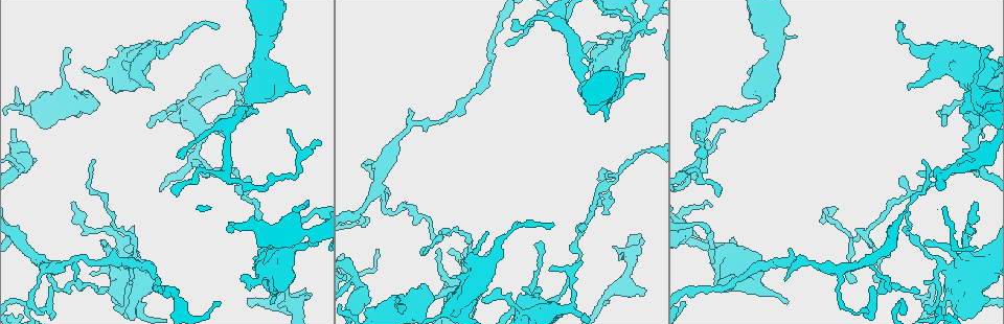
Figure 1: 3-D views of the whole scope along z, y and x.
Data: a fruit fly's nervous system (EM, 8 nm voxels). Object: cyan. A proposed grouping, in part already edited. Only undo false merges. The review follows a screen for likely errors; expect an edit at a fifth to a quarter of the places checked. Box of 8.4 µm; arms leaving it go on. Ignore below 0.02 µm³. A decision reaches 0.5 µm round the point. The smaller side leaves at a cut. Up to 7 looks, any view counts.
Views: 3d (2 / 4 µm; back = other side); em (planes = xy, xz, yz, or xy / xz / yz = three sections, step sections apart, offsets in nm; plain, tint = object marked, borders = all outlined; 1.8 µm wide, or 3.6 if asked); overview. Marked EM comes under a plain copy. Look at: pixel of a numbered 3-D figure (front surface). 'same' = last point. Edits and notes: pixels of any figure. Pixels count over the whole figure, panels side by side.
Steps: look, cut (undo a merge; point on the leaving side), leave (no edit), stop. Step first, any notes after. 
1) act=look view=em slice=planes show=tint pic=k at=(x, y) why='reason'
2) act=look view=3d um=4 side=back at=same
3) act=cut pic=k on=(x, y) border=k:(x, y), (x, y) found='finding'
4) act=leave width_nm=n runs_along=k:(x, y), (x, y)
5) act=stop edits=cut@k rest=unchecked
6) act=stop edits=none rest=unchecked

act=look view=3d um=4 pic=1 at=(56, 286) why='sharp bend'

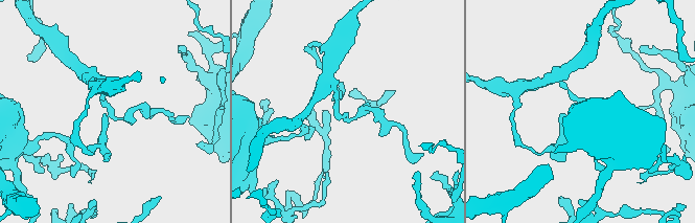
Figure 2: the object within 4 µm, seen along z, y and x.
act=look view=em slice=xy step=8 show=tint pic=2 at=(345, 117)

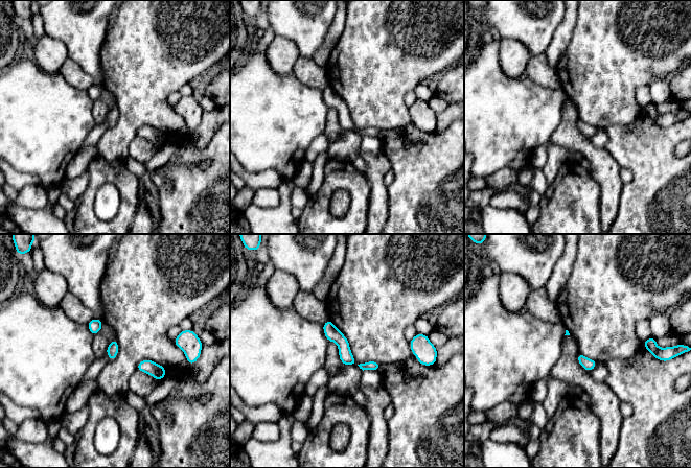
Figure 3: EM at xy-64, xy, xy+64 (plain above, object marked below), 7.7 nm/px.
act=look view=em slice=planes show=tint at=same

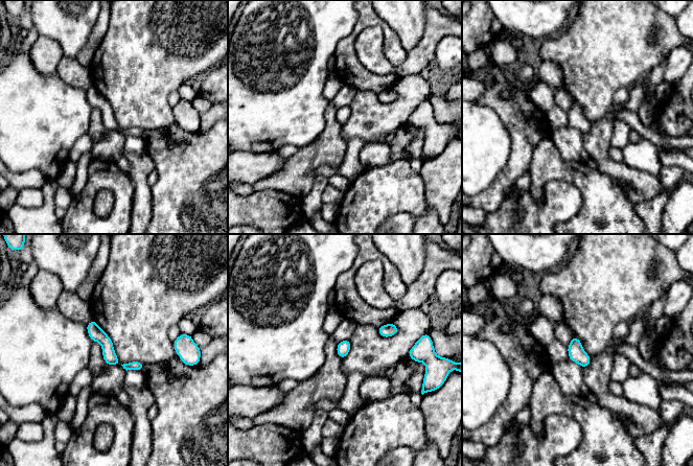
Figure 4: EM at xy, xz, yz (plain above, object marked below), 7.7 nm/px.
act=leave runs_along=4:(90, 325), (118, 363), (139, 368) found='continuous, no second neuron'

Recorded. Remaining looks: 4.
act=look view=3d um=4 pic=1 at=(162, 46) why='calibre changes'

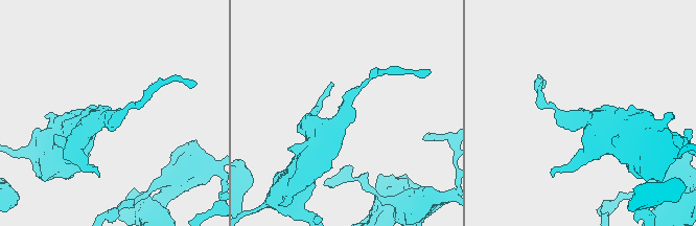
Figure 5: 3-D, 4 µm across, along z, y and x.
act=look view=em slice=xy step=4 show=tint pic=5 at=(345, 111) why='shape alone is not enough'

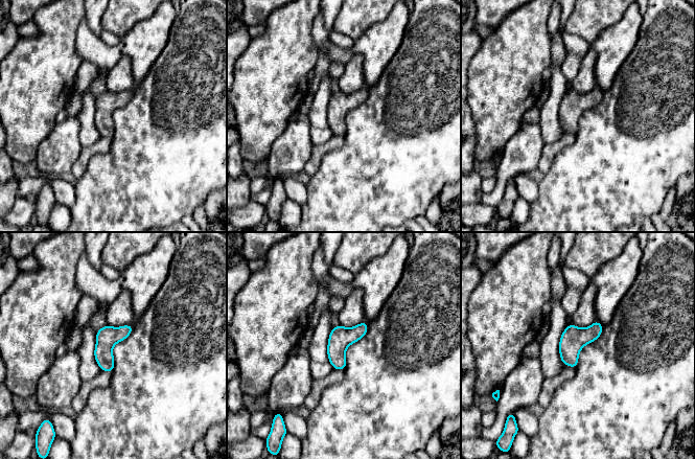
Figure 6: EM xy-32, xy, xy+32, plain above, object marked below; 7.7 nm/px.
act=leave found='continuous, no second neuron'

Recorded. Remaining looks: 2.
act=look view=em slice=yz step=4 show=tint pic=1 at=(701, 128) why='sudden change in width'

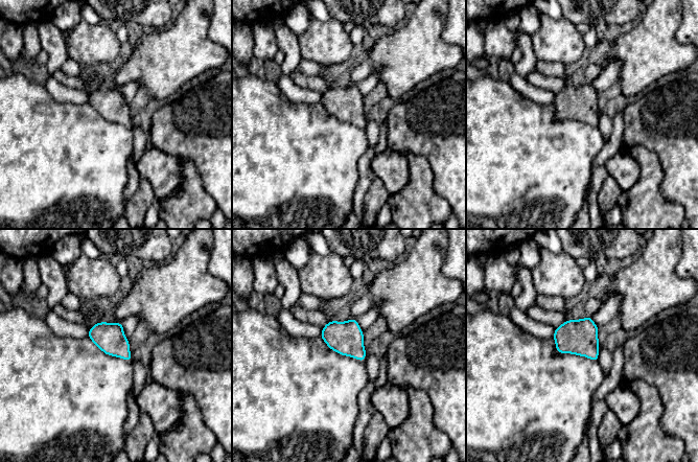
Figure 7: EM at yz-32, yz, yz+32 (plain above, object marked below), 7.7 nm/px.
act=look view=em slice=planes show=tint at=same

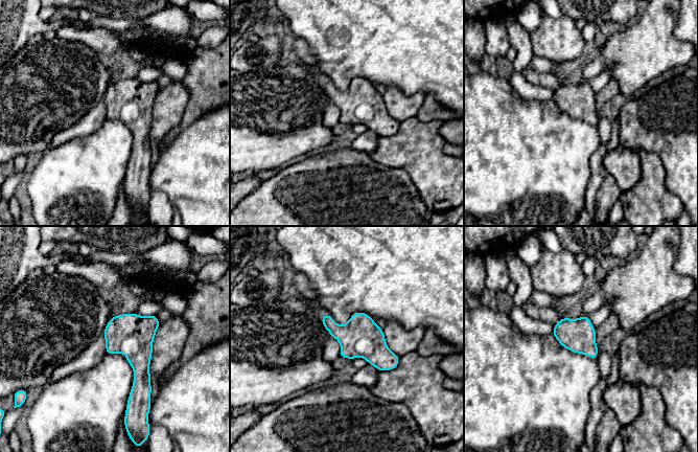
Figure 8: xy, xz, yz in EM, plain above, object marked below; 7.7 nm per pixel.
act=leave found='one neuron here'

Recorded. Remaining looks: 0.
act=stop edits=none rest=unchecked

